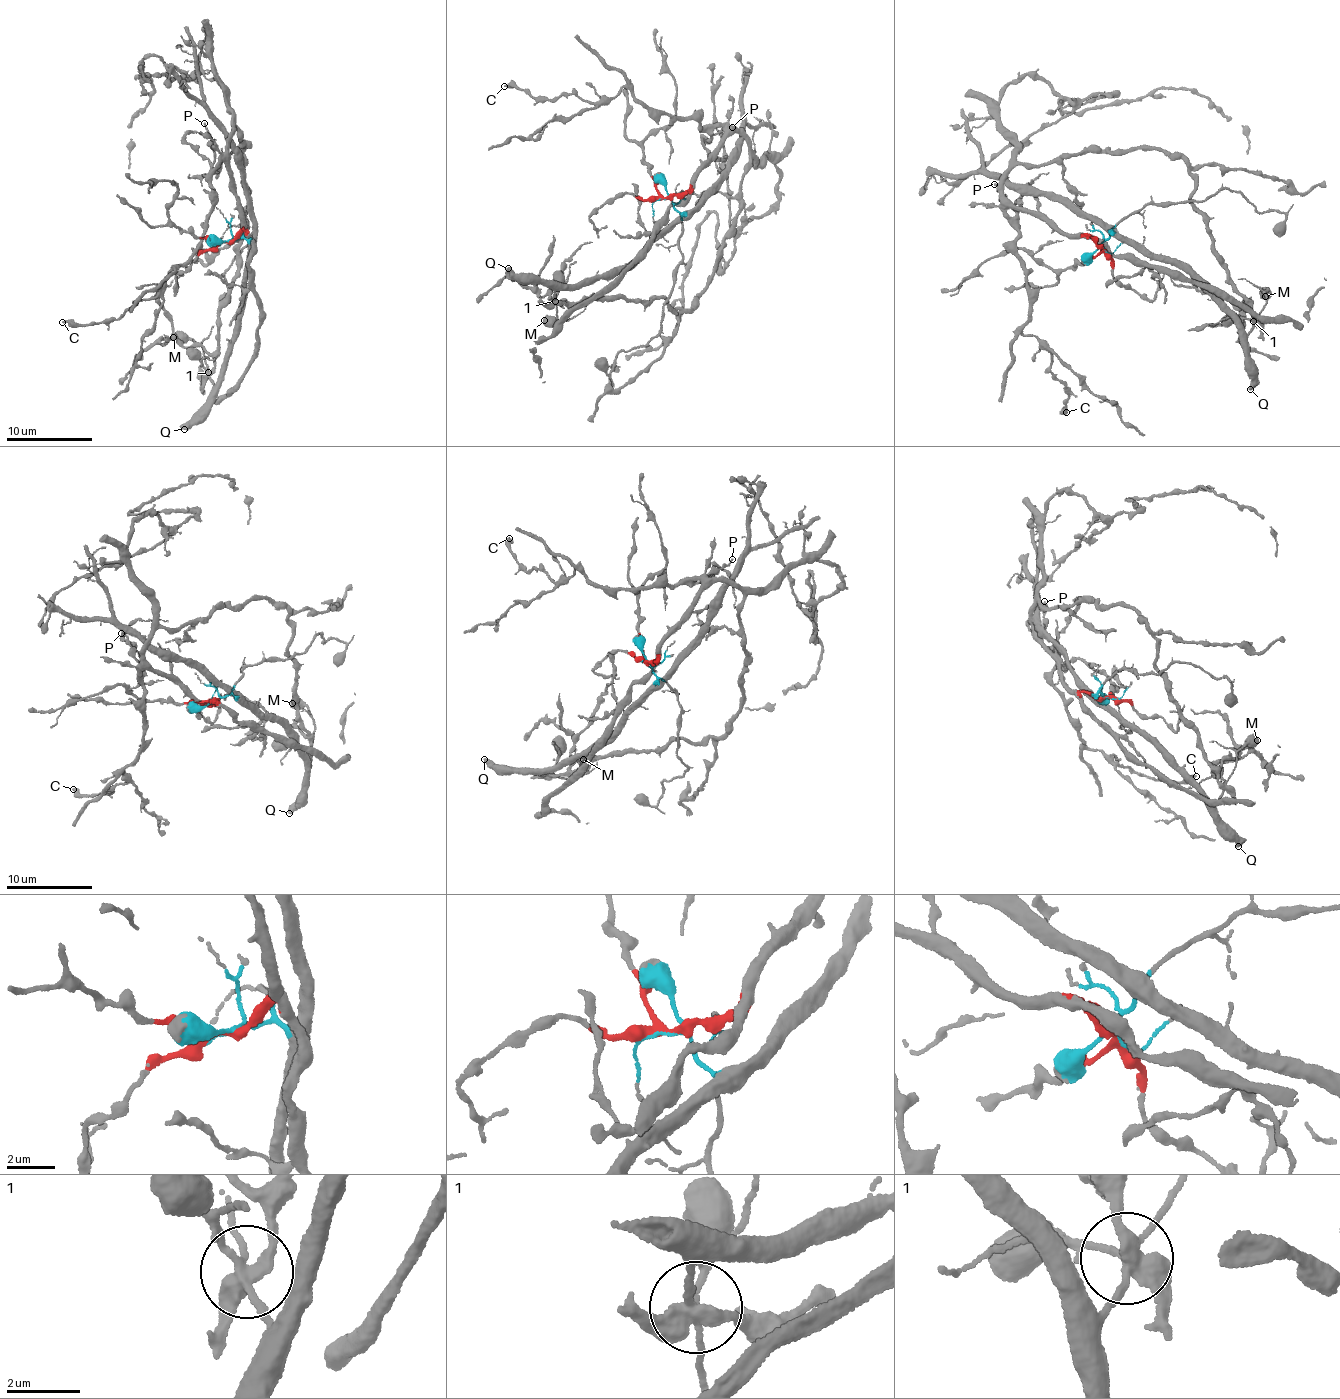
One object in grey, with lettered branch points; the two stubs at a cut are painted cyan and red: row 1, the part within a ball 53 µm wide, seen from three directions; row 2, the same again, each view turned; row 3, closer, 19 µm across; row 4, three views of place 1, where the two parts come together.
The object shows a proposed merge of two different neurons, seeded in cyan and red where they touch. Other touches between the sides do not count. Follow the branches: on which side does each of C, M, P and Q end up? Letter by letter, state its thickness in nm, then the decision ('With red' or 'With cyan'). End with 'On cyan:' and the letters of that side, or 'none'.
C: Thickness 280 nm. With red
M: Thickness 650 nm. With cyan
P: Thickness 150 nm. With red
Q: Thickness 440 nm. With cyan
On cyan: M, Q

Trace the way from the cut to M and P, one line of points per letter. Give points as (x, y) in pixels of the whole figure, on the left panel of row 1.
M: (225, 243), (241, 238), (250, 245), (247, 293), (215, 384), (205, 365), (202, 349), (191, 340), (173, 337)
P: (225, 243), (239, 236), (243, 227), (226, 166), (222, 161), (215, 168), (209, 130), (204, 123)

